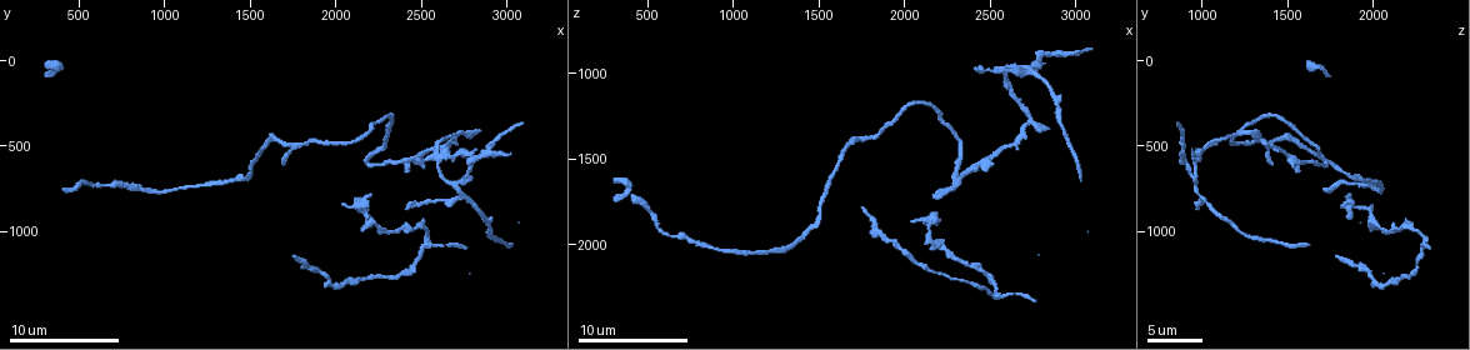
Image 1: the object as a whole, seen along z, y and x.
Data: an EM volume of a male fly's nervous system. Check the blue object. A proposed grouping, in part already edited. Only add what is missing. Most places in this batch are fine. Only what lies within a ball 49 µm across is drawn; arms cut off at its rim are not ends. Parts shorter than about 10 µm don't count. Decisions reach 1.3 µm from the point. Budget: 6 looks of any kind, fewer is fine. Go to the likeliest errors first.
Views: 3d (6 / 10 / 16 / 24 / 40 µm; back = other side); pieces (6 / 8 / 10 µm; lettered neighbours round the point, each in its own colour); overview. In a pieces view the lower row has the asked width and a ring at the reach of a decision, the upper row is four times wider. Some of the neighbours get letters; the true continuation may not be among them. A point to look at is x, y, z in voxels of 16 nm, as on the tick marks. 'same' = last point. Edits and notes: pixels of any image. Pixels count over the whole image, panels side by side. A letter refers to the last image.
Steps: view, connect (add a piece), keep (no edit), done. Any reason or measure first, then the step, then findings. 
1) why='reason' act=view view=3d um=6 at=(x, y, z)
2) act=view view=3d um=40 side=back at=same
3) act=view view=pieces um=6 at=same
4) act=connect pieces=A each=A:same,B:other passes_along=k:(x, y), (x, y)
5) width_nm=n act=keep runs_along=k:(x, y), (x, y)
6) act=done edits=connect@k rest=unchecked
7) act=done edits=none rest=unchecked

why='long arm stops here' act=view view=pieces um=8 at=(1760, 1160, 1800)

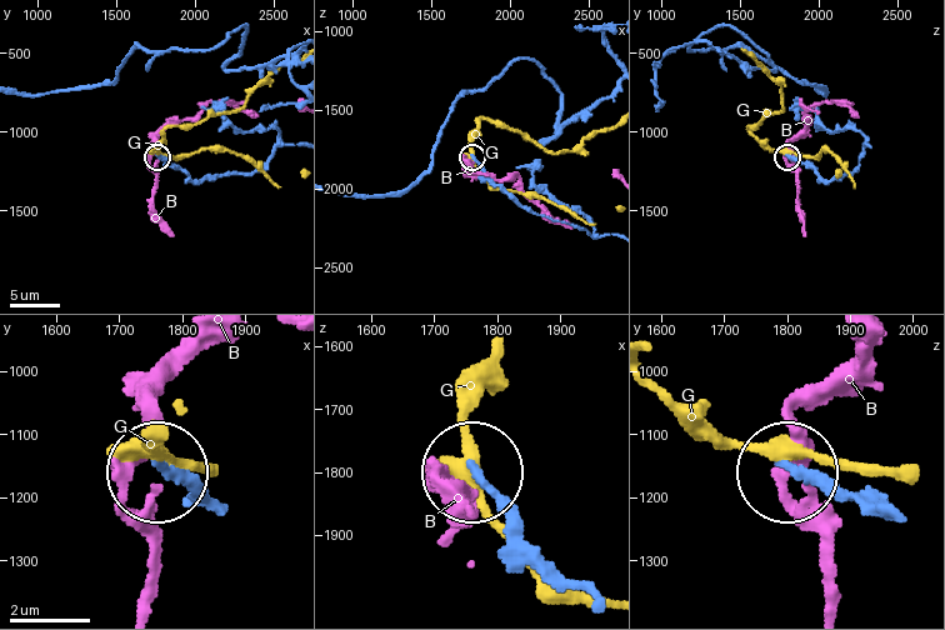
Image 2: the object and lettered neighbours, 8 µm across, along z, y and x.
act=keep each=B:other,G:other runs_along=2:(869, 514), (791, 470) found='no lettered piece goes on from it'

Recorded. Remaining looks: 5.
why='an open end' act=view view=pieces um=10 at=(1680, 600, 1420)

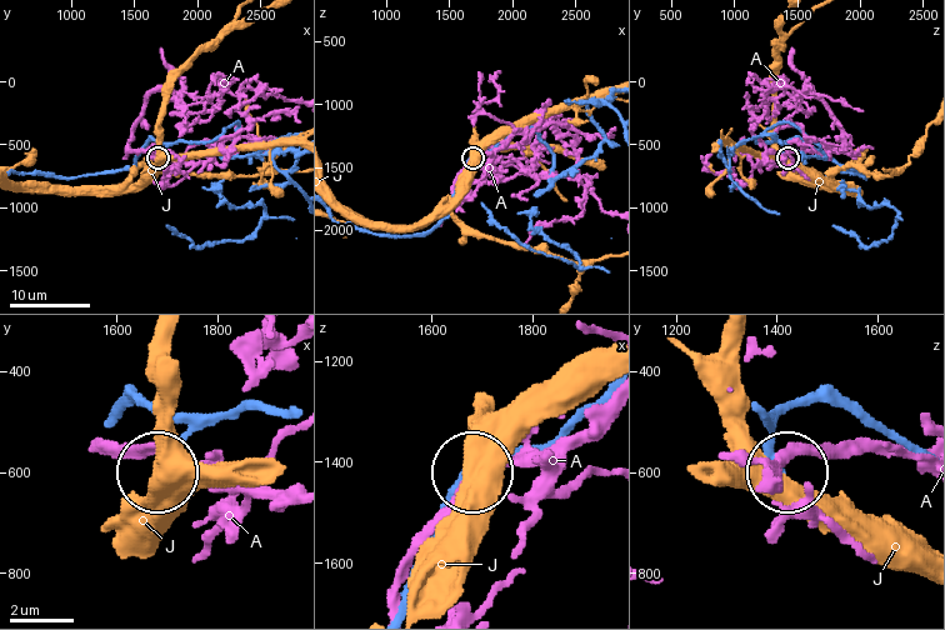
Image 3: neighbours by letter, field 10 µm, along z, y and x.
width_nm=270 act=keep each=A:other,J:other found='none of them fits'

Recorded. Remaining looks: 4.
act=view view=pieces um=6 at=(2420, 840, 980)

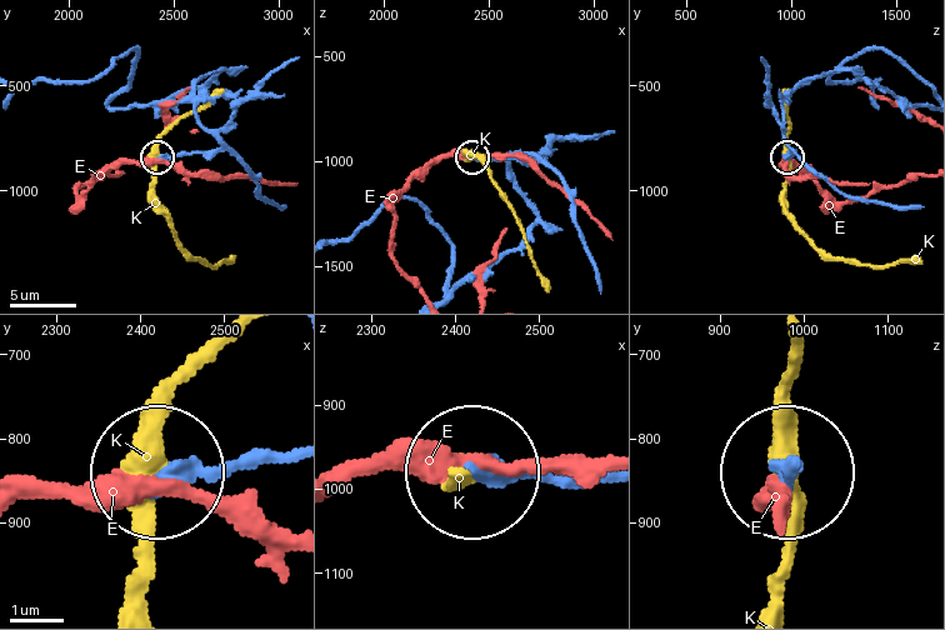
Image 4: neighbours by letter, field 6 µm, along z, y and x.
act=keep each=E:other,K:other runs_along=4:(285, 451), (155, 474) found='no lettered piece goes on from it'

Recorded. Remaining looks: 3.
act=done edits=none rest=unchecked

